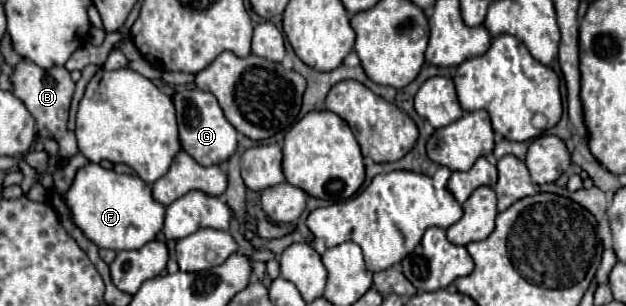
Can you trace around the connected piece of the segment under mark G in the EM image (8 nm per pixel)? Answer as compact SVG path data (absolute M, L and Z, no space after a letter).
M181 90L173 96L179 124L181 148L191 154L201 166L215 166L227 162L237 148L237 130L227 122L217 98L205 90Z

